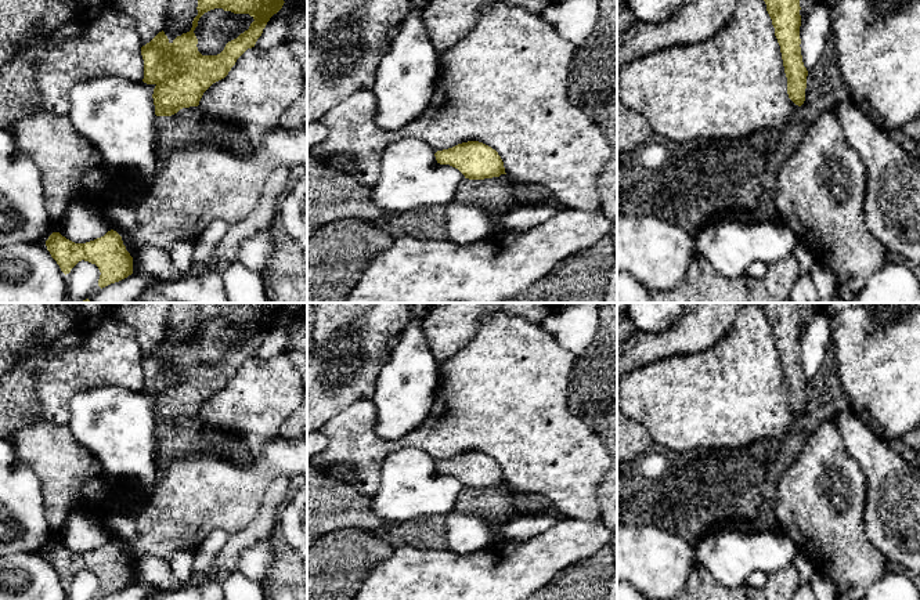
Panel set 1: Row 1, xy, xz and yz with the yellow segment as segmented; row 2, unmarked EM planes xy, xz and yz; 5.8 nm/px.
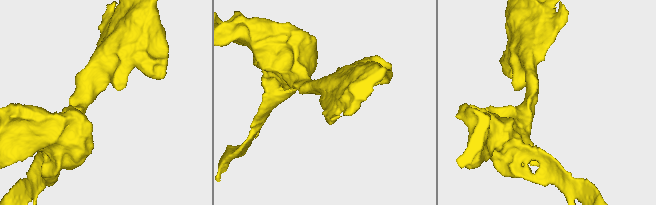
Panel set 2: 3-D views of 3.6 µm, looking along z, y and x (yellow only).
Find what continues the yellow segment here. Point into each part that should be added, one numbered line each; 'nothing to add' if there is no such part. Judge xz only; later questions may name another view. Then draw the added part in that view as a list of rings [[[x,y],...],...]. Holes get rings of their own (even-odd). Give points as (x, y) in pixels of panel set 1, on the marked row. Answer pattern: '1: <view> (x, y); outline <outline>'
nothing to add

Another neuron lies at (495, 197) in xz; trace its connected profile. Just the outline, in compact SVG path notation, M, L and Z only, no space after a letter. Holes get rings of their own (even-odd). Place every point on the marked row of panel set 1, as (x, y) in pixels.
M506 174L484 180L465 178L458 187L454 200L481 209L499 231L499 218L510 210L527 205L540 205L553 199L549 189L515 181Z

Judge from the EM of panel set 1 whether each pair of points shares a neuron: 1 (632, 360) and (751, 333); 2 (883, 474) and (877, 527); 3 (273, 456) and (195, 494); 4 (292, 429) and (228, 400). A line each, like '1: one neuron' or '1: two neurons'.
1: two neurons
2: one neuron
3: one neuron
4: two neurons

